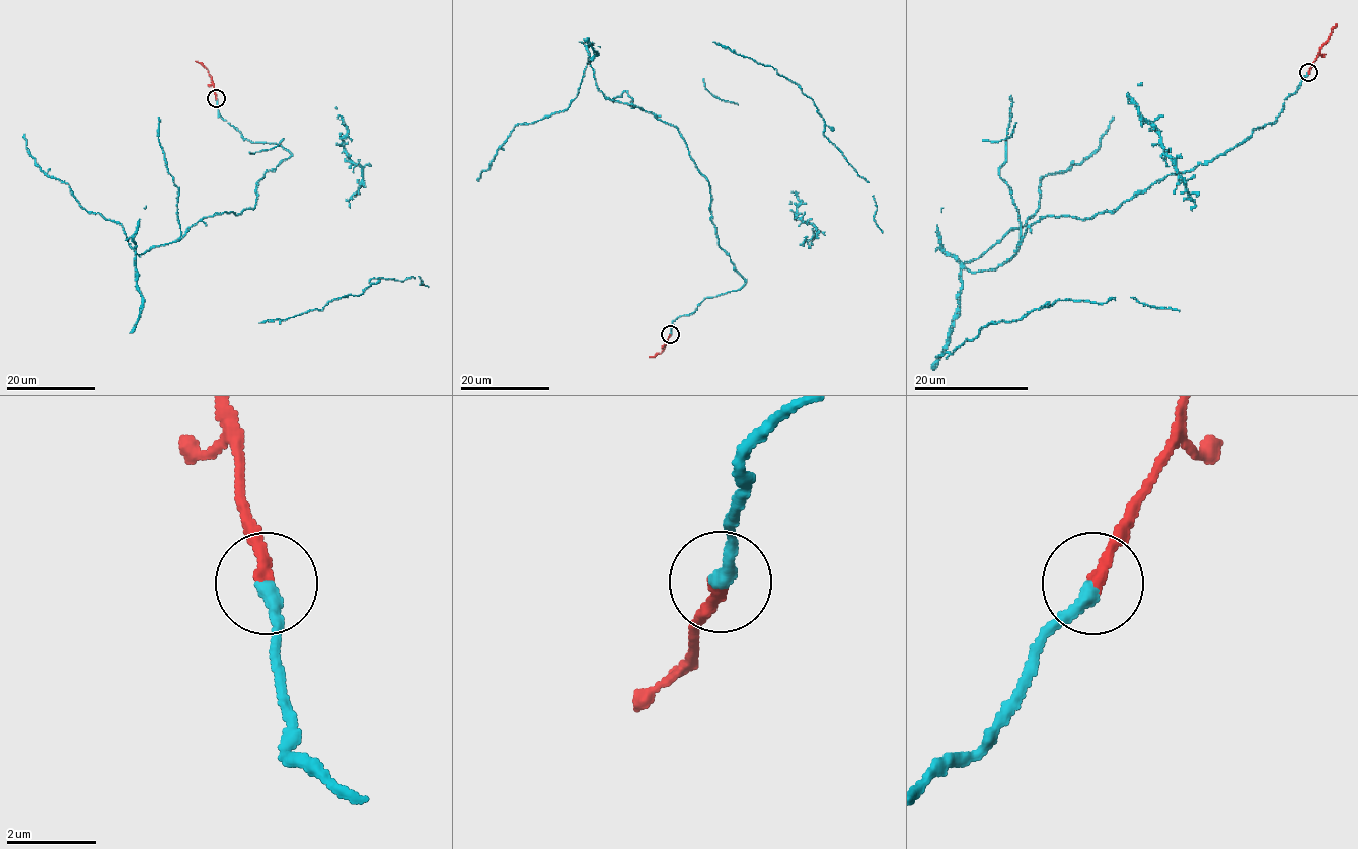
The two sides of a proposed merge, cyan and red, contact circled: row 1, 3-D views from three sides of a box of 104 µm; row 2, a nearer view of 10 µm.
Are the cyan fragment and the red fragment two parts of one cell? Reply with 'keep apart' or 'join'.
join

